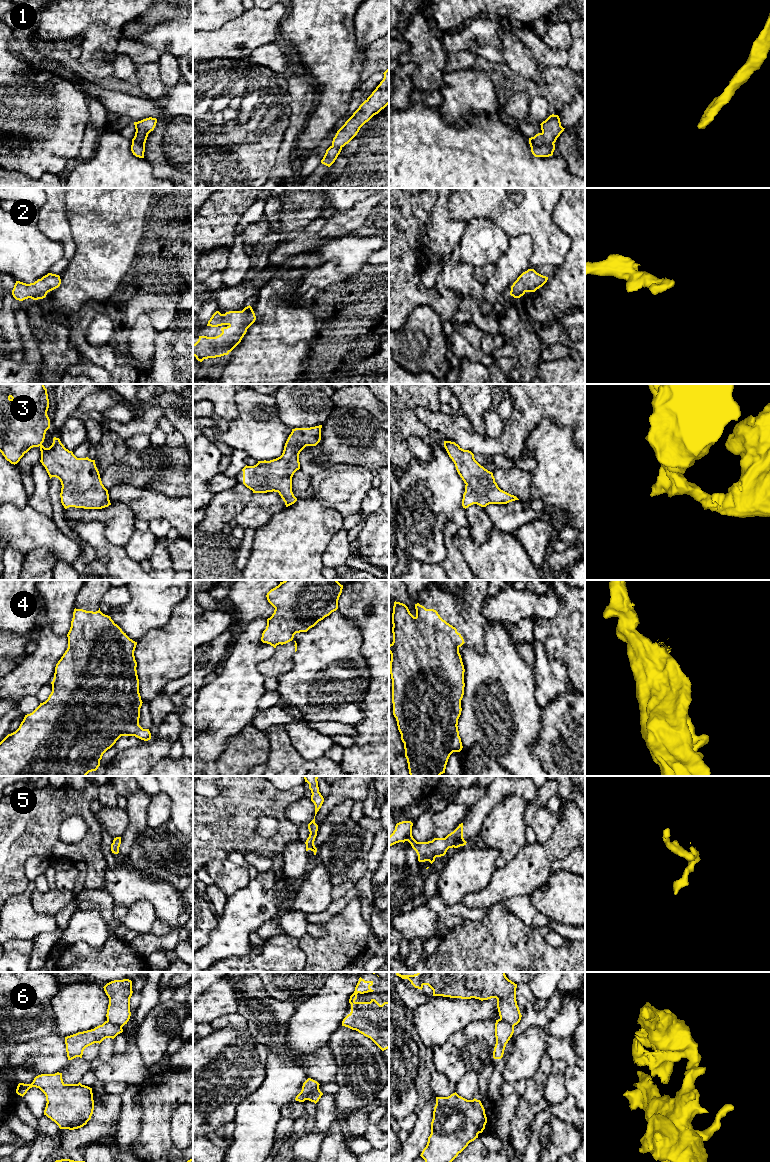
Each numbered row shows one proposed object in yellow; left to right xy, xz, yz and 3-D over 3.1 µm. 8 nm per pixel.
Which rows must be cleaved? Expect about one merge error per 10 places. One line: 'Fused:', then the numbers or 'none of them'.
Fused: 6

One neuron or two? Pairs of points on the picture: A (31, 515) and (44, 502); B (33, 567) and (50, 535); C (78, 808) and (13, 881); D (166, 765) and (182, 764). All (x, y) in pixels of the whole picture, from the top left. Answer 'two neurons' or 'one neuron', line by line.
A: two neurons
B: two neurons
C: one neuron
D: one neuron

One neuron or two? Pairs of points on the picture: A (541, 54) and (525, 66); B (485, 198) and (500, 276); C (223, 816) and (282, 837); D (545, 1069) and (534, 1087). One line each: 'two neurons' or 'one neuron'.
A: two neurons
B: two neurons
C: one neuron
D: one neuron

